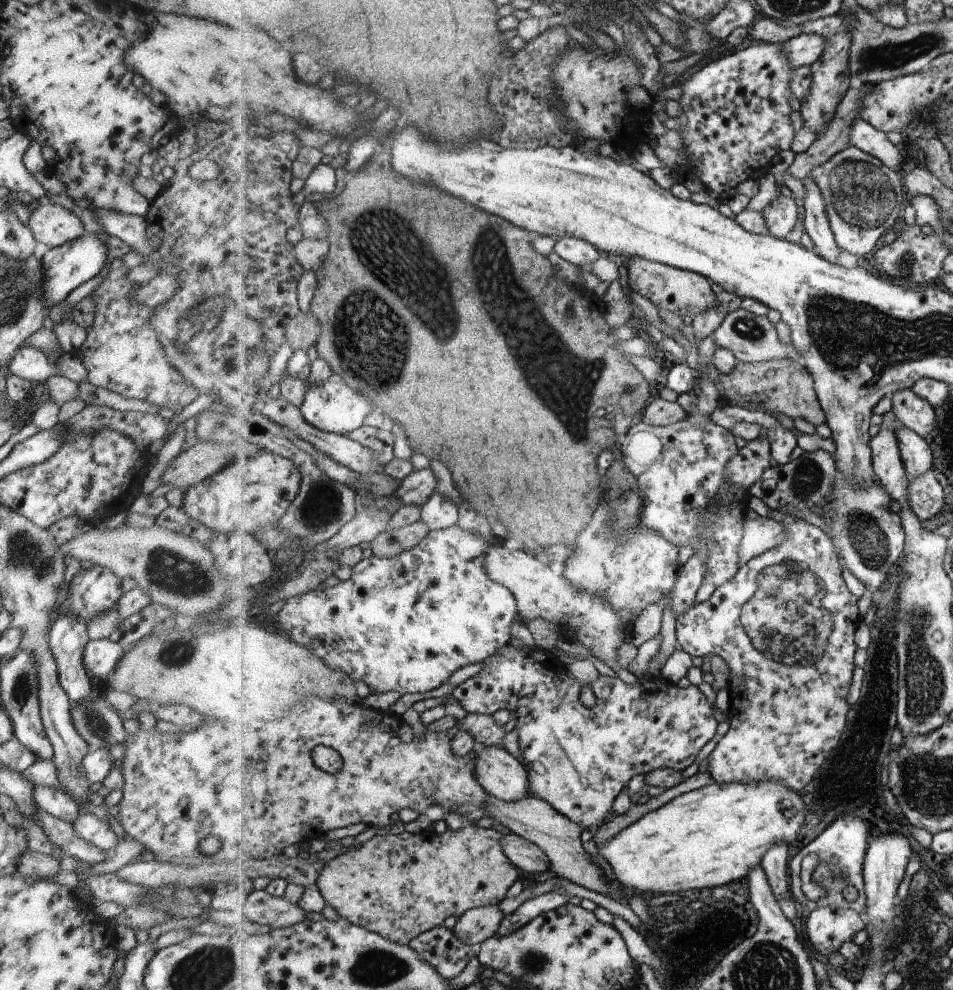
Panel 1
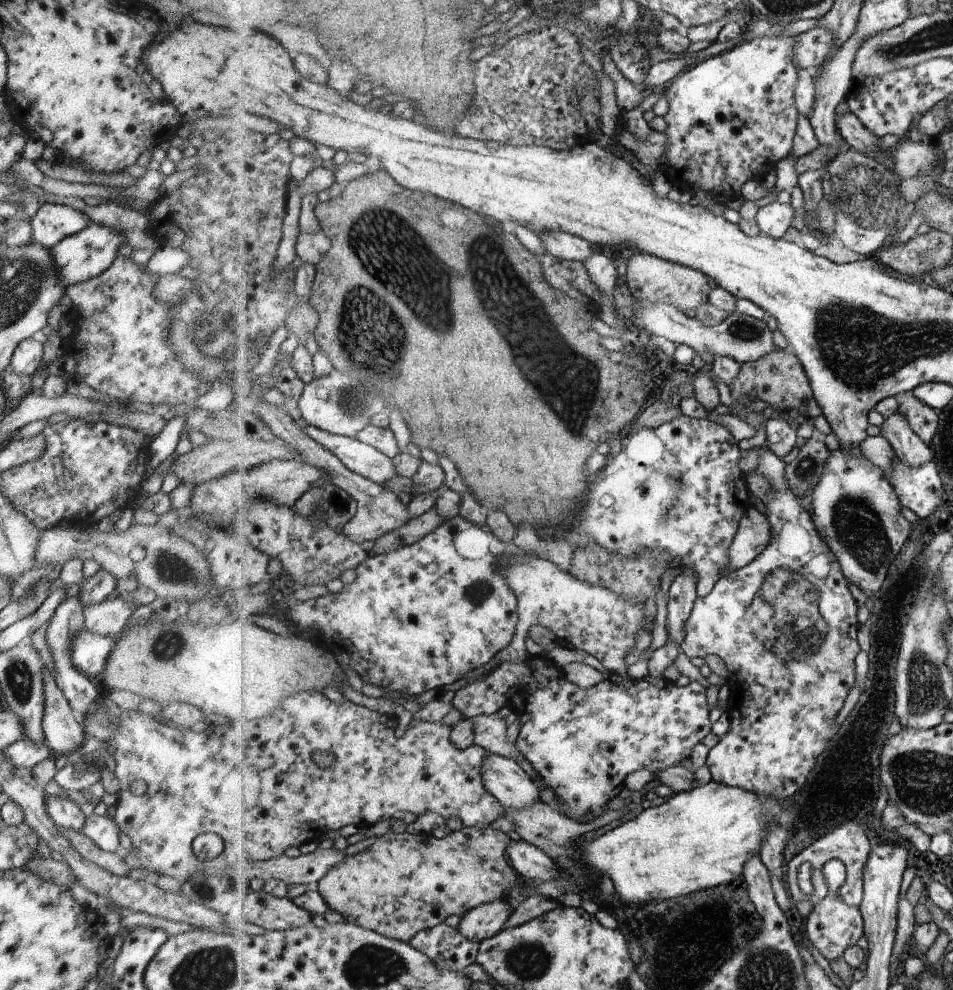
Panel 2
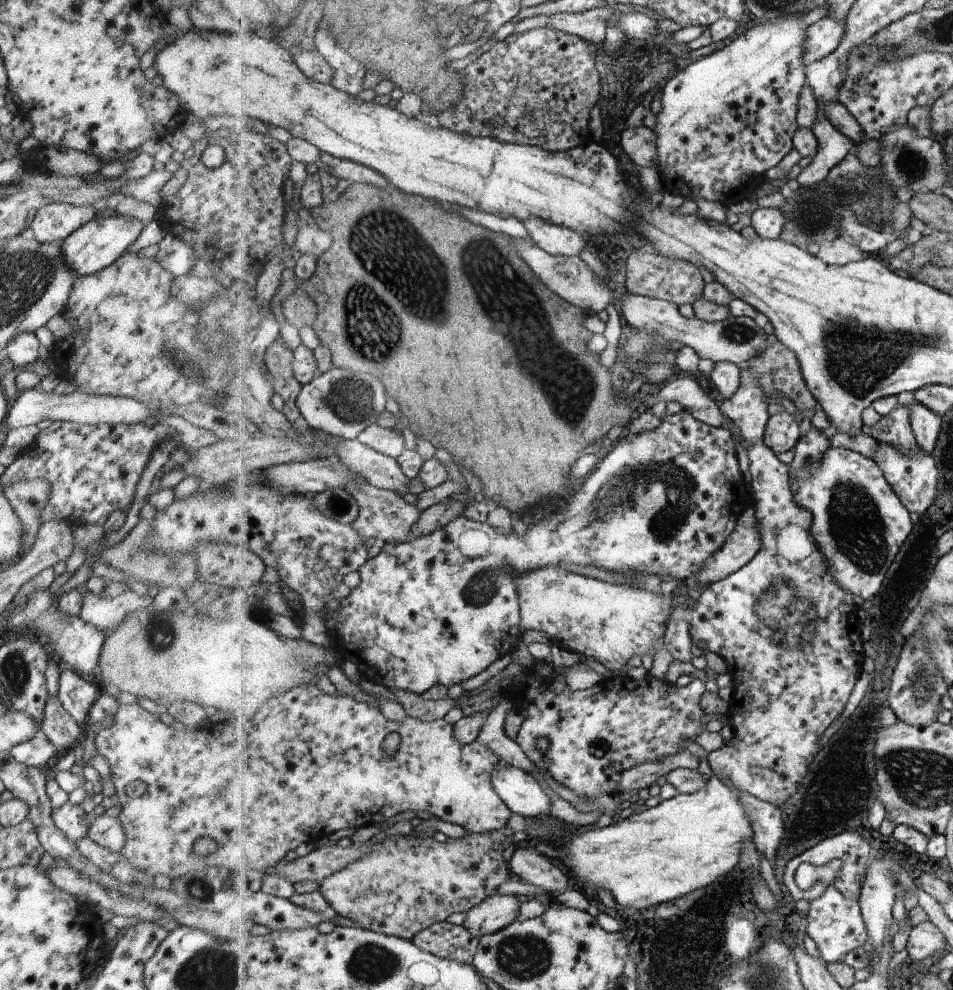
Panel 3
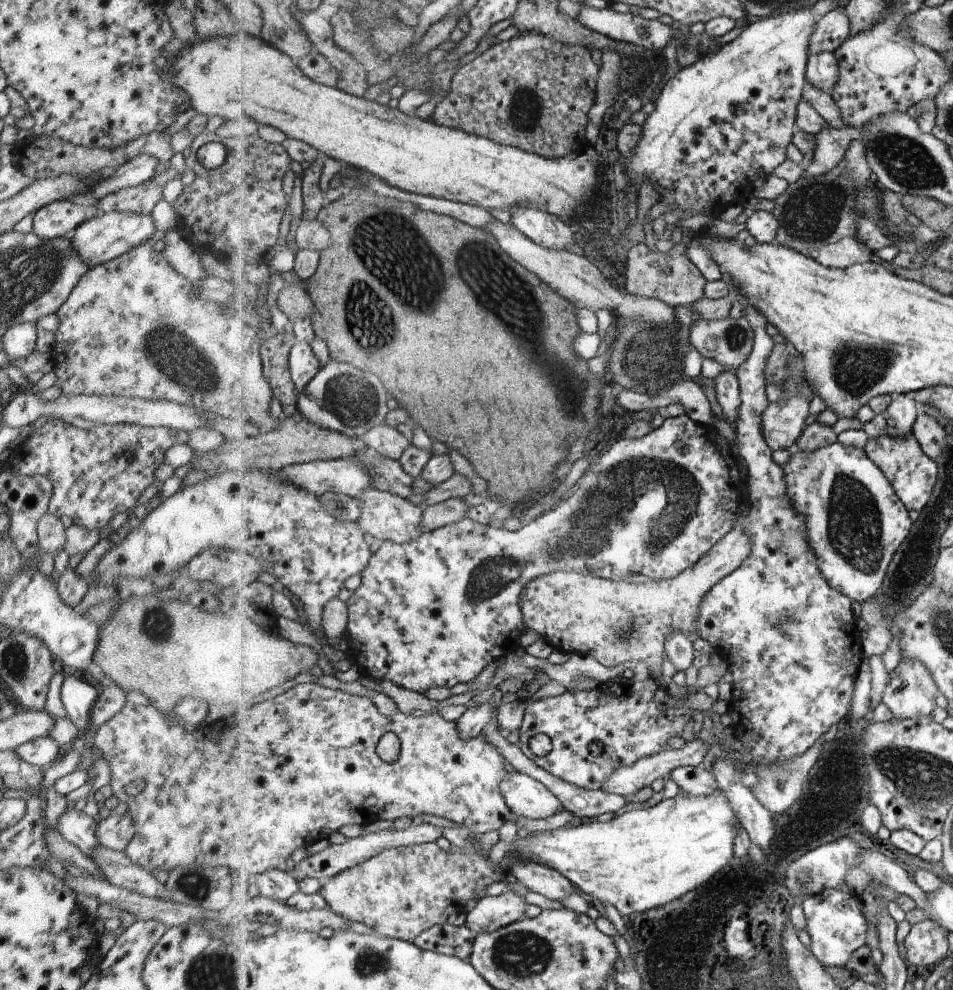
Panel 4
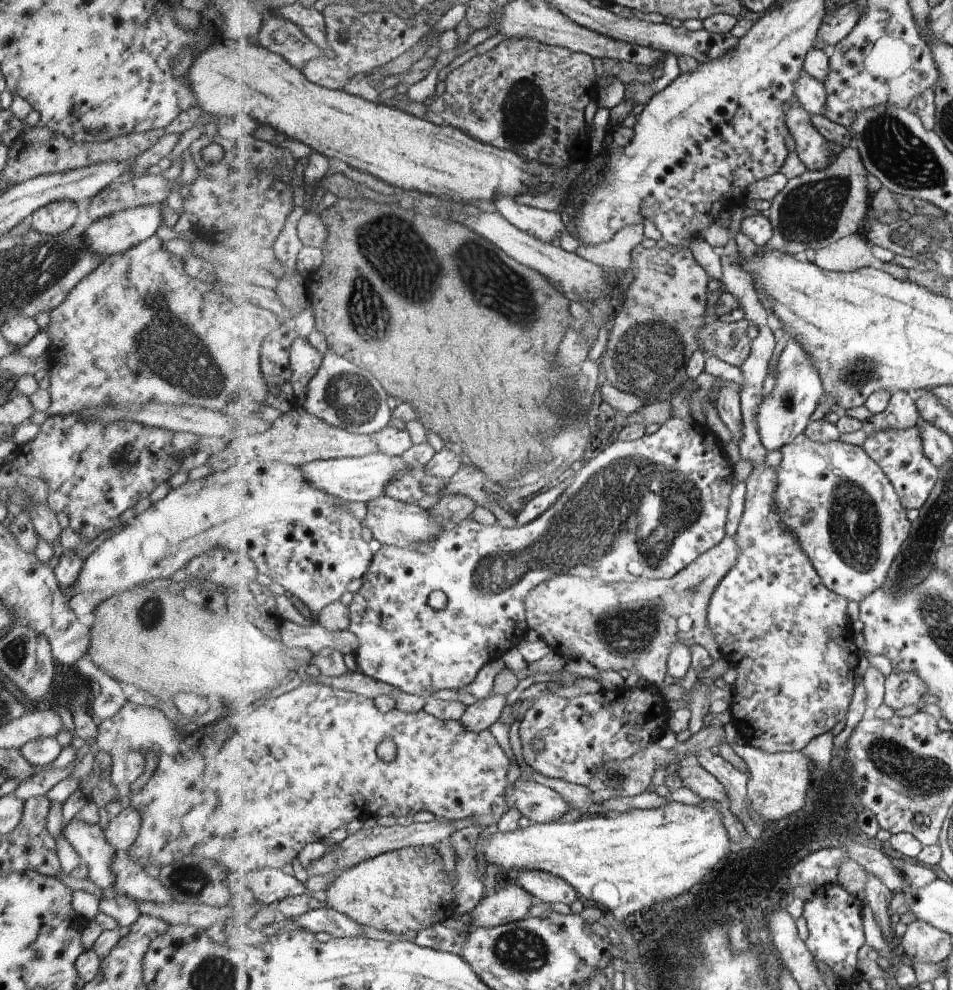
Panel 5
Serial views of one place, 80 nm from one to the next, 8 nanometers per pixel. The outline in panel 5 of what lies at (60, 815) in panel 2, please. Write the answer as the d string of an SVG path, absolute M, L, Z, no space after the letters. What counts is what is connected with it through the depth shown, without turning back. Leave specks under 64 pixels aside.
M73 817L65 824L62 835L80 861L85 863L86 878L105 894L111 893L115 882L111 860L116 851L109 846L98 824L87 824Z

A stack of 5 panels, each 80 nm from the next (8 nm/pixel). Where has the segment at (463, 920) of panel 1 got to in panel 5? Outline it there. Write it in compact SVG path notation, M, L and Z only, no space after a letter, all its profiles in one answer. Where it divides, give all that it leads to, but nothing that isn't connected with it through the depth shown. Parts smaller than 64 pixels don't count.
M513 882L496 893L489 893L472 910L472 928L493 928L506 925L529 916L533 906L533 895Z

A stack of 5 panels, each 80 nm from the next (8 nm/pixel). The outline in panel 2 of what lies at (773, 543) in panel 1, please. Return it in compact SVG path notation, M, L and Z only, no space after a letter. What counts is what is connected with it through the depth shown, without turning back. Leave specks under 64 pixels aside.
M747 508L741 519L741 528L730 548L730 568L739 570L751 564L769 545L772 524L769 517L759 509Z

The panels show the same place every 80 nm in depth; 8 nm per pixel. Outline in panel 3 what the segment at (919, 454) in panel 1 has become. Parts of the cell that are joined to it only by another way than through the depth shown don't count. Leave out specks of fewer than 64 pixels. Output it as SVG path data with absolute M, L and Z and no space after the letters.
M898 406L871 428L871 436L910 457L922 452L912 429L909 406Z

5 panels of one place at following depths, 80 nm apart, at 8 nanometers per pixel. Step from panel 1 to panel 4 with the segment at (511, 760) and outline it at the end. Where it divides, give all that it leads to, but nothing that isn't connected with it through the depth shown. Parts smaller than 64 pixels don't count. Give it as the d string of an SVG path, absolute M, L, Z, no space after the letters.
M517 770L507 773L500 791L513 814L549 818L559 812L562 802L540 780Z

